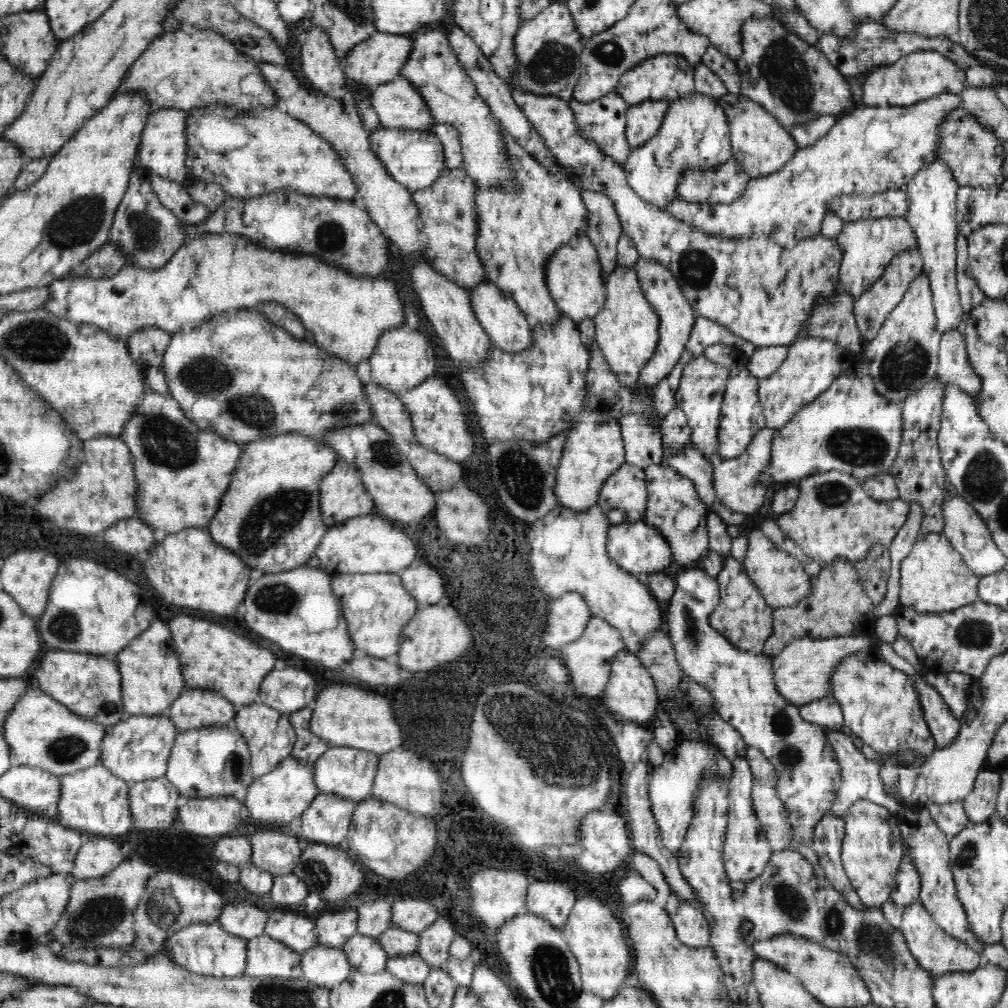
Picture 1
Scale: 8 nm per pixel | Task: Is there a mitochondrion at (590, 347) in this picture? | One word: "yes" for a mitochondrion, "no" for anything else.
no

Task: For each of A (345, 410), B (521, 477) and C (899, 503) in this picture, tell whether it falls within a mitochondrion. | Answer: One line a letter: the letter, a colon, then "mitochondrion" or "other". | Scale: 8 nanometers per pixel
A: mitochondrion
B: mitochondrion
C: other

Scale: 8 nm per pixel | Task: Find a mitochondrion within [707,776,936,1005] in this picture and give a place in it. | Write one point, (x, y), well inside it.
(873, 939)

